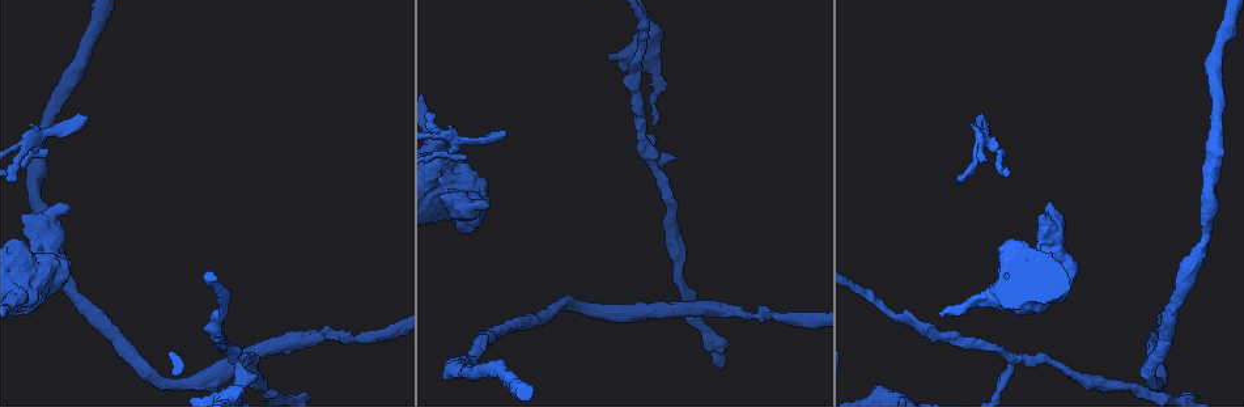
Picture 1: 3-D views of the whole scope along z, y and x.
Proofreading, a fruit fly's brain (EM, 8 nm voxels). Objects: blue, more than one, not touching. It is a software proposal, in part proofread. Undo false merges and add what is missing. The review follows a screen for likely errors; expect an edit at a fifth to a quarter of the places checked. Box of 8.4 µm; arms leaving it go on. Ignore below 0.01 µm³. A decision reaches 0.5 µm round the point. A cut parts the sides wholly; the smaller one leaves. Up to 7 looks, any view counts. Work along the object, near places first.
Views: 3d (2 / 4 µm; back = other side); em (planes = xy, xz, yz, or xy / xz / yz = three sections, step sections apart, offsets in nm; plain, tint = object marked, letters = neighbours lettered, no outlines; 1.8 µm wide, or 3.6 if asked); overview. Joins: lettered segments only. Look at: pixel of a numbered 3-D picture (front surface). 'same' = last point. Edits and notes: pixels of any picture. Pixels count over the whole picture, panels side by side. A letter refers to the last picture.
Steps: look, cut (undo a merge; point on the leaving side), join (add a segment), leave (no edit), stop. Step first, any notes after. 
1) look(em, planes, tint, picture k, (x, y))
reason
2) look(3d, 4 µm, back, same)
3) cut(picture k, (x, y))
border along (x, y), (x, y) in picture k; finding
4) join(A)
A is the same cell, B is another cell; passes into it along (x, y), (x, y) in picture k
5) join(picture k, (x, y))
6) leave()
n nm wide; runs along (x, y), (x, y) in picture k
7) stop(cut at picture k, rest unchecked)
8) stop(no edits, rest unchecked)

look(3d, 2 µm, picture 1, (988, 140))
four or more arms meet

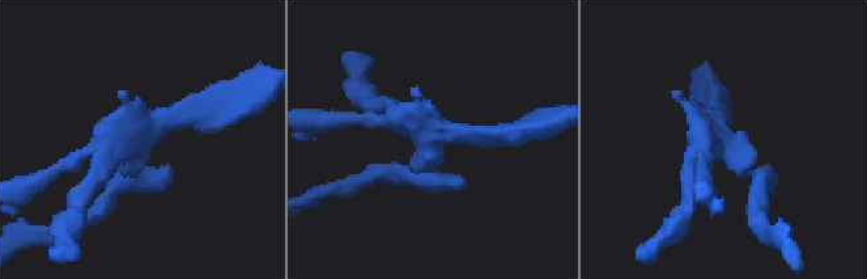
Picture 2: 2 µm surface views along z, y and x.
look(em, xy, step 8, tint, picture 2, (137, 139))

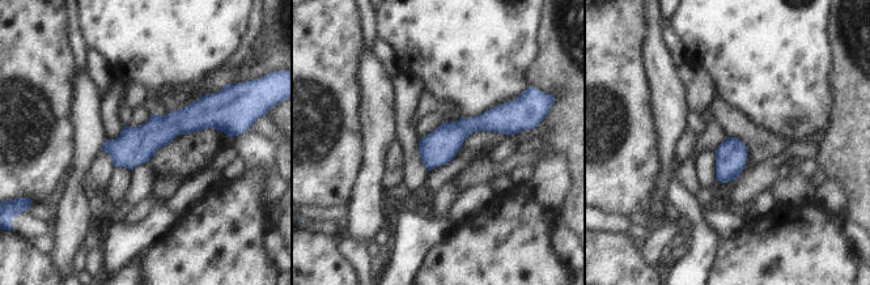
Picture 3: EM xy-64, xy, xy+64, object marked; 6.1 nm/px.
look(em, planes, letters, same)

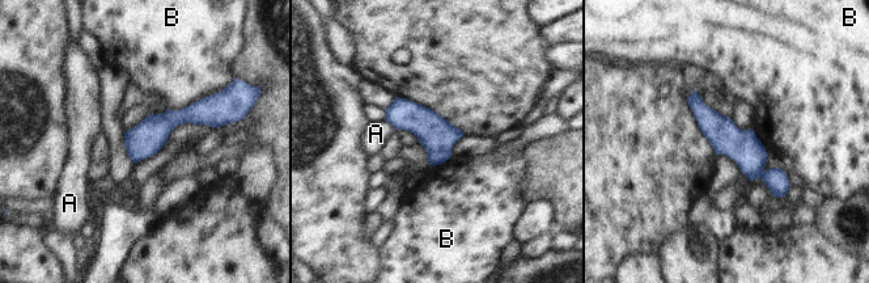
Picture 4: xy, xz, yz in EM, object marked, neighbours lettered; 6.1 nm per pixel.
cut(picture 4, (744, 147))
200 nm wide; B touches over 360 nm; A and B are other cells; a second neuron is stuck on

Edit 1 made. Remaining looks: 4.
look(em, yz, step 16, tint, picture 1, (1015, 359))
arms part here

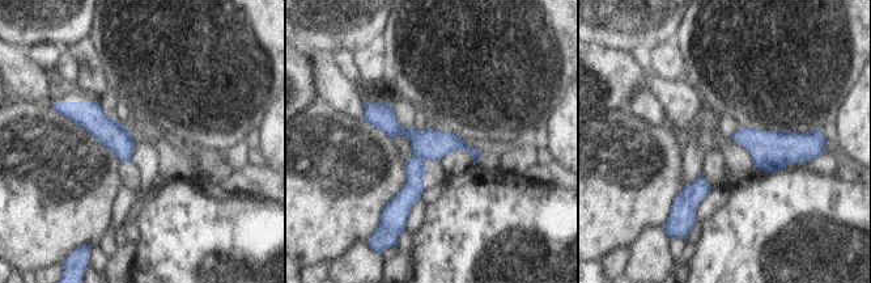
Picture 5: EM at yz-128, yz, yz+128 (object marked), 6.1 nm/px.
look(em, yz, step 16, letters, same)
what lies round it

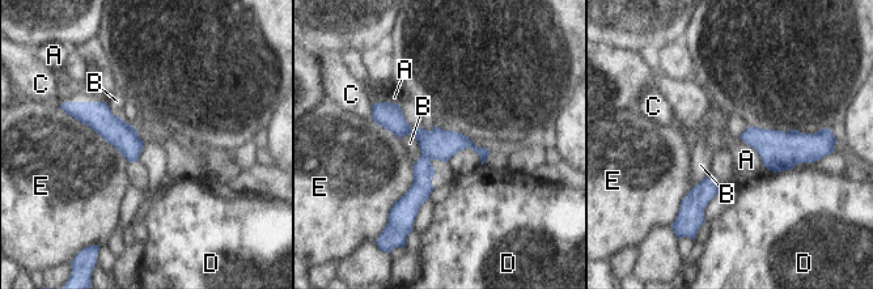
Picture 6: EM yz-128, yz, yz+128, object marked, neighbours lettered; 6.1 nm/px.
cut(picture 6, (419, 192))
60 nm wide; A, B, C, D and E are other cells; border along (422, 156), (429, 161) in picture 6; two neurons meet here

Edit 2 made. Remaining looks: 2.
look(overview)

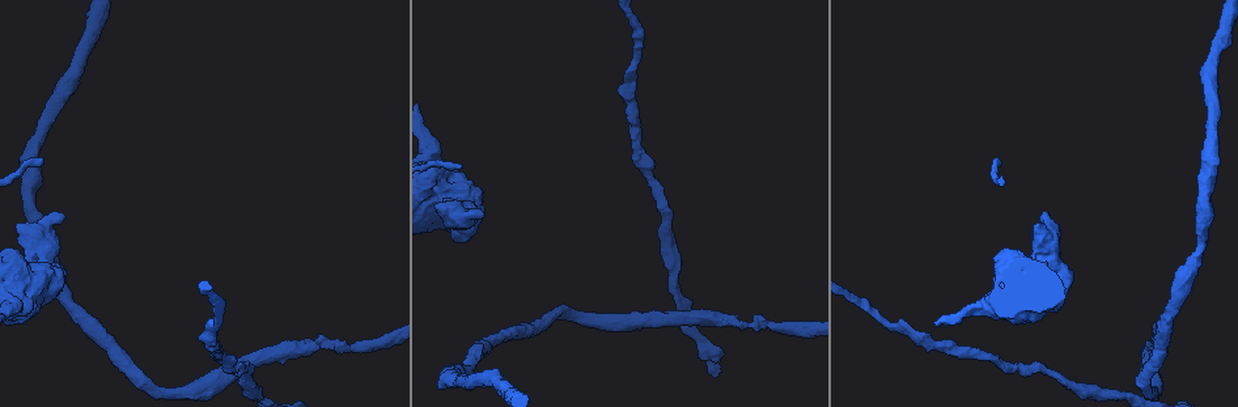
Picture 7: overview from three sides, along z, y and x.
look(em, planes, letters, picture 7, (322, 346))
calibre changes

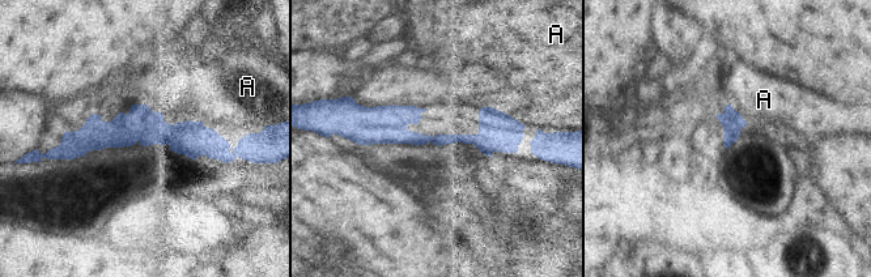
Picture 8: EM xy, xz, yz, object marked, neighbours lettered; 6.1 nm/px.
leave()
90 nm wide; A is another cell; one neuron here

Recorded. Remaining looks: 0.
stop(cut at picture 4, cut at picture 6, rest unchecked)

